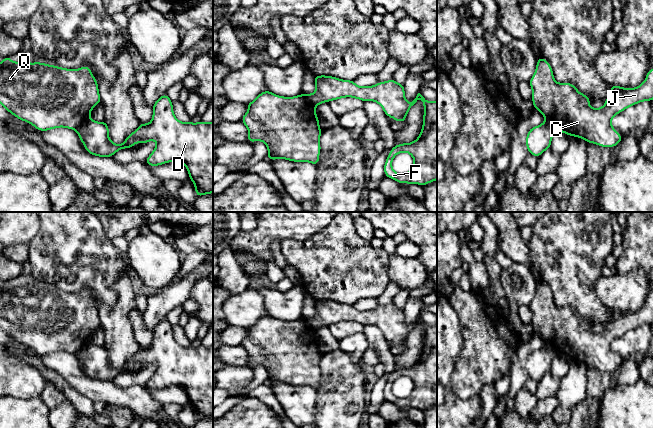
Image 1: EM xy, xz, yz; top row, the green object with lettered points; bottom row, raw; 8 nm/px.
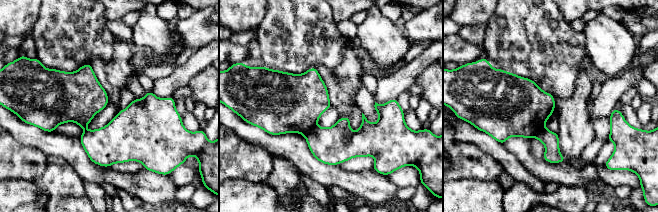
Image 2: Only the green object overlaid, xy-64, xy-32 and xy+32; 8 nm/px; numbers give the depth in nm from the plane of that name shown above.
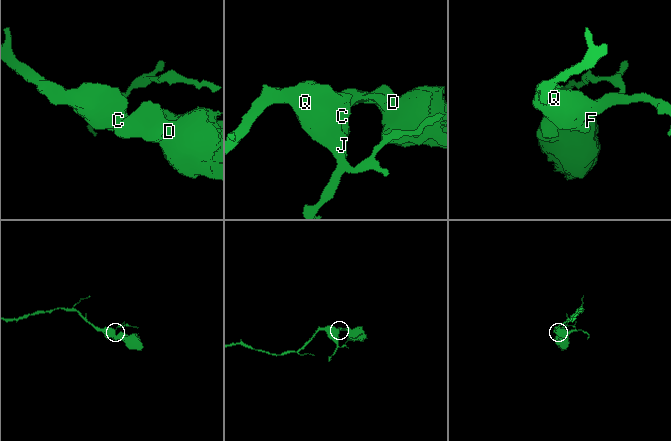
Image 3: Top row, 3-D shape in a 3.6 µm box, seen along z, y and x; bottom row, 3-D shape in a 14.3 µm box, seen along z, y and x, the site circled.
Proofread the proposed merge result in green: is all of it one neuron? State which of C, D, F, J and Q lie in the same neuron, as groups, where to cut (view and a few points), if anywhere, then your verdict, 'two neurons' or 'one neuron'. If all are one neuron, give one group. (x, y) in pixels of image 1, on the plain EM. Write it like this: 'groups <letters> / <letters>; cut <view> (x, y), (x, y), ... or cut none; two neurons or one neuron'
groups C J Q / D F; cut xz (303, 318), (315, 330); two neurons

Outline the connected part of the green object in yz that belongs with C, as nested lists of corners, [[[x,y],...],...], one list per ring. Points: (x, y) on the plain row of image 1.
[[[537,282],[536,294],[529,305],[532,312],[534,333],[538,334],[558,355],[568,360],[584,363],[601,371],[614,371],[623,361],[612,351],[612,342],[630,330],[653,324],[653,292],[649,293],[645,305],[636,312],[622,312],[611,309],[611,315],[601,332],[591,332],[589,320],[580,317],[571,307],[557,307],[553,293],[545,282]]]

